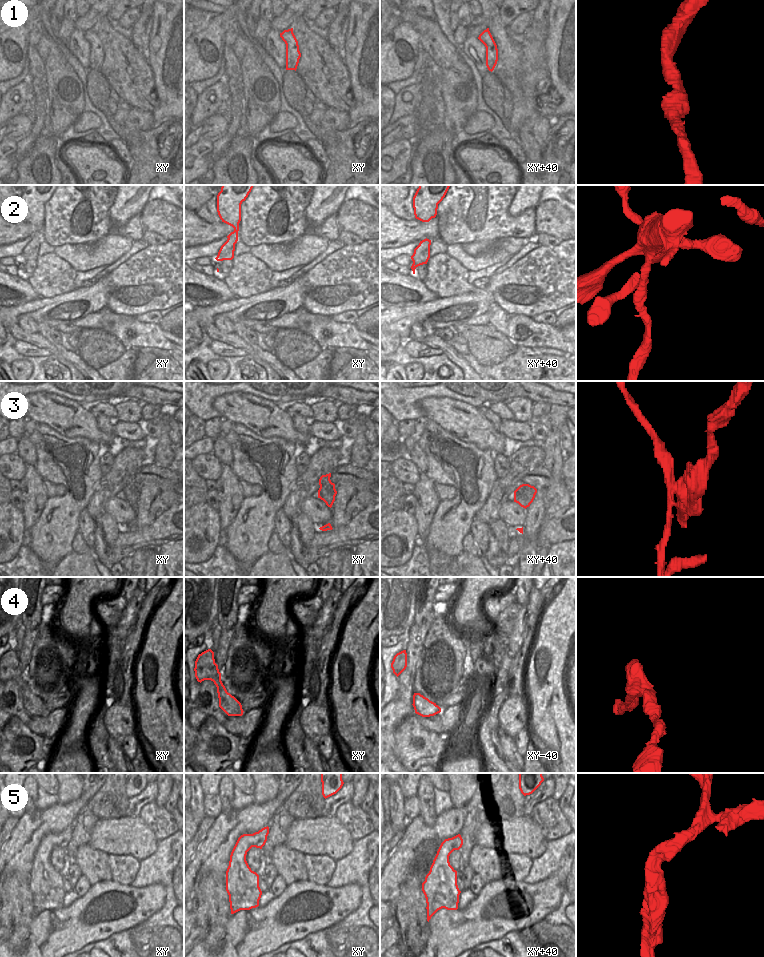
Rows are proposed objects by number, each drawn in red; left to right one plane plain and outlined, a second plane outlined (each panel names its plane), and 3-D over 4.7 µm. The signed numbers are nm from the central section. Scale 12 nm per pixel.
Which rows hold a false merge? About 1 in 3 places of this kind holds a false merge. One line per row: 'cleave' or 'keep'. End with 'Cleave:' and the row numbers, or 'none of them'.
1: keep
2: cleave
3: cleave
4: cleave
5: keep
Cleave: 2, 3, 4

